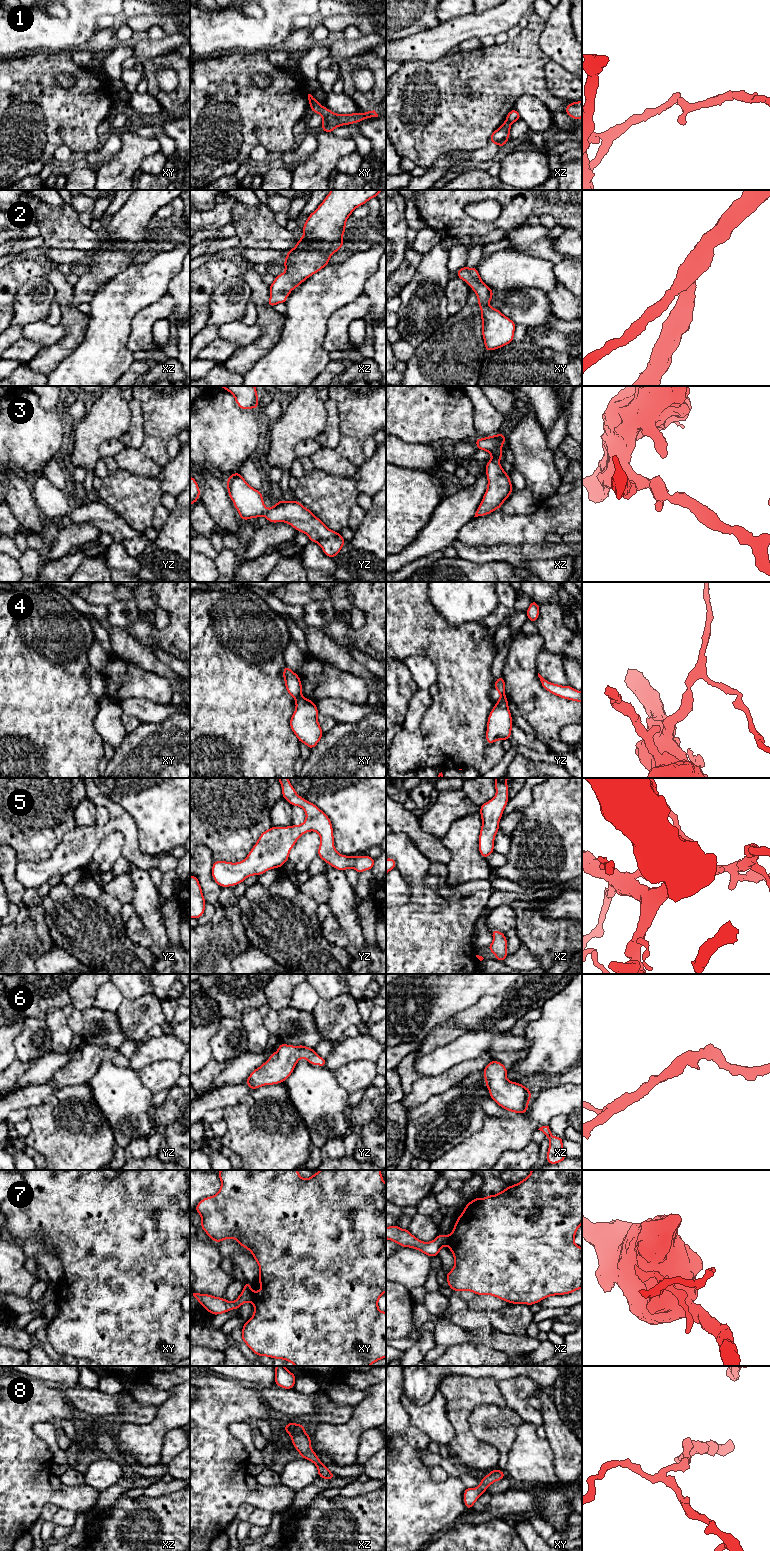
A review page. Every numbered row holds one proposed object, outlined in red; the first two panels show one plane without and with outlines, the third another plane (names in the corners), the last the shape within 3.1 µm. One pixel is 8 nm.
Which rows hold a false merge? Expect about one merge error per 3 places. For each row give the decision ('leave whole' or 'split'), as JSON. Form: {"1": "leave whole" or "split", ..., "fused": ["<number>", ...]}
{"1": "split", "2": "leave whole", "3": "leave whole", "4": "split", "5": "leave whole", "6": "leave whole", "7": "split", "8": "leave whole", "fused": ["1", "4", "7"]}

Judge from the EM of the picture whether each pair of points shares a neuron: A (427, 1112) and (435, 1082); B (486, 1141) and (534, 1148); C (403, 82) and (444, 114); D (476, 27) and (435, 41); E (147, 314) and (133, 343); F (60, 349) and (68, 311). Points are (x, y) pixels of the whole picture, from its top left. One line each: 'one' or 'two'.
A: two
B: two
C: one
D: one
E: one
F: one

